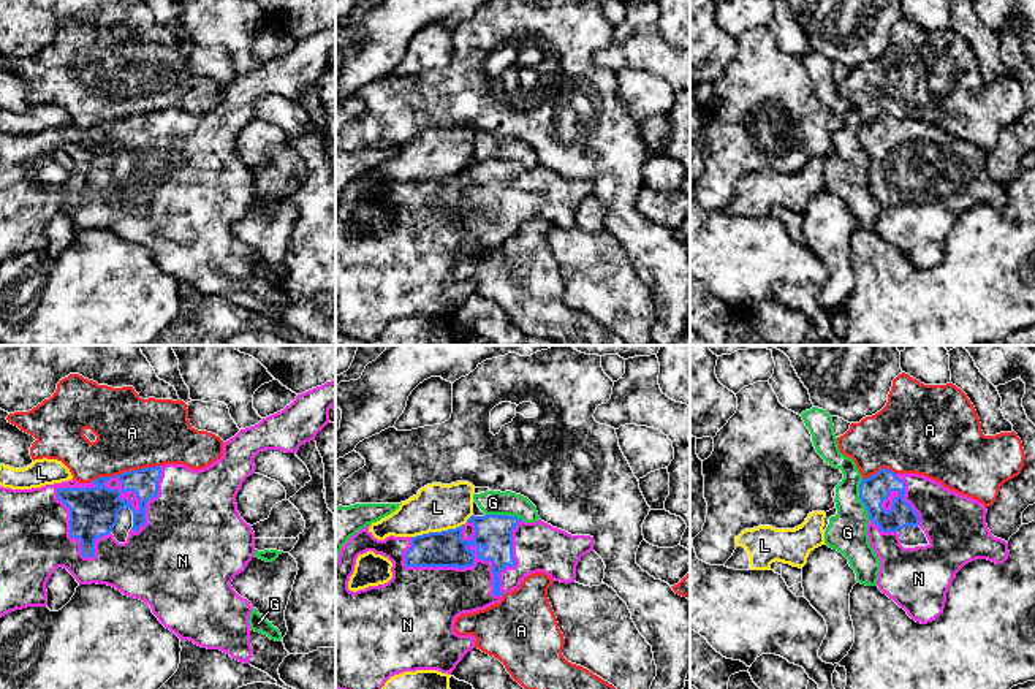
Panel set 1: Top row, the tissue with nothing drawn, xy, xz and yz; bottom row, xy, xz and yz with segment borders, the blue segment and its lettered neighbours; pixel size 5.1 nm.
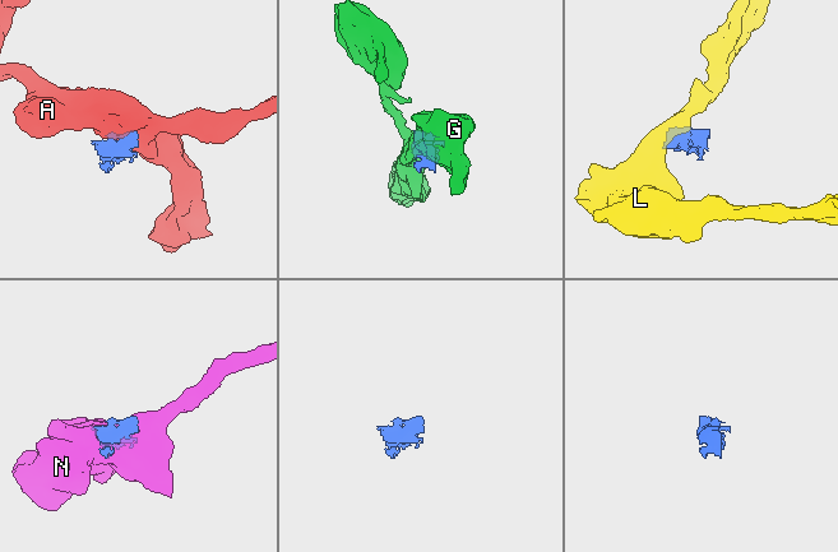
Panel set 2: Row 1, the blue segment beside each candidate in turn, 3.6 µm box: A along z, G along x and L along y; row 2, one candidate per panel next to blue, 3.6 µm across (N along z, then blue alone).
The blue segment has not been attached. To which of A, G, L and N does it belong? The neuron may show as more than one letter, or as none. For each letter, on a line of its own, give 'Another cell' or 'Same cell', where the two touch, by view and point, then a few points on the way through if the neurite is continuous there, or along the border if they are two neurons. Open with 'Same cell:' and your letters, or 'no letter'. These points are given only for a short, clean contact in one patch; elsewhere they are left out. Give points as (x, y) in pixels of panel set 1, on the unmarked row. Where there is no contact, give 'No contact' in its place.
Same cell: N
A: Another cell. Touches blue at xy (124, 118)
G: Another cell. Touches blue at yz (860, 143)
L: Another cell. Touches blue at xz (437, 178). Boundary: xz (462, 168), (454, 173), (429, 176), (412, 182)
N: Same cell. Touches blue at xz (494, 220)

